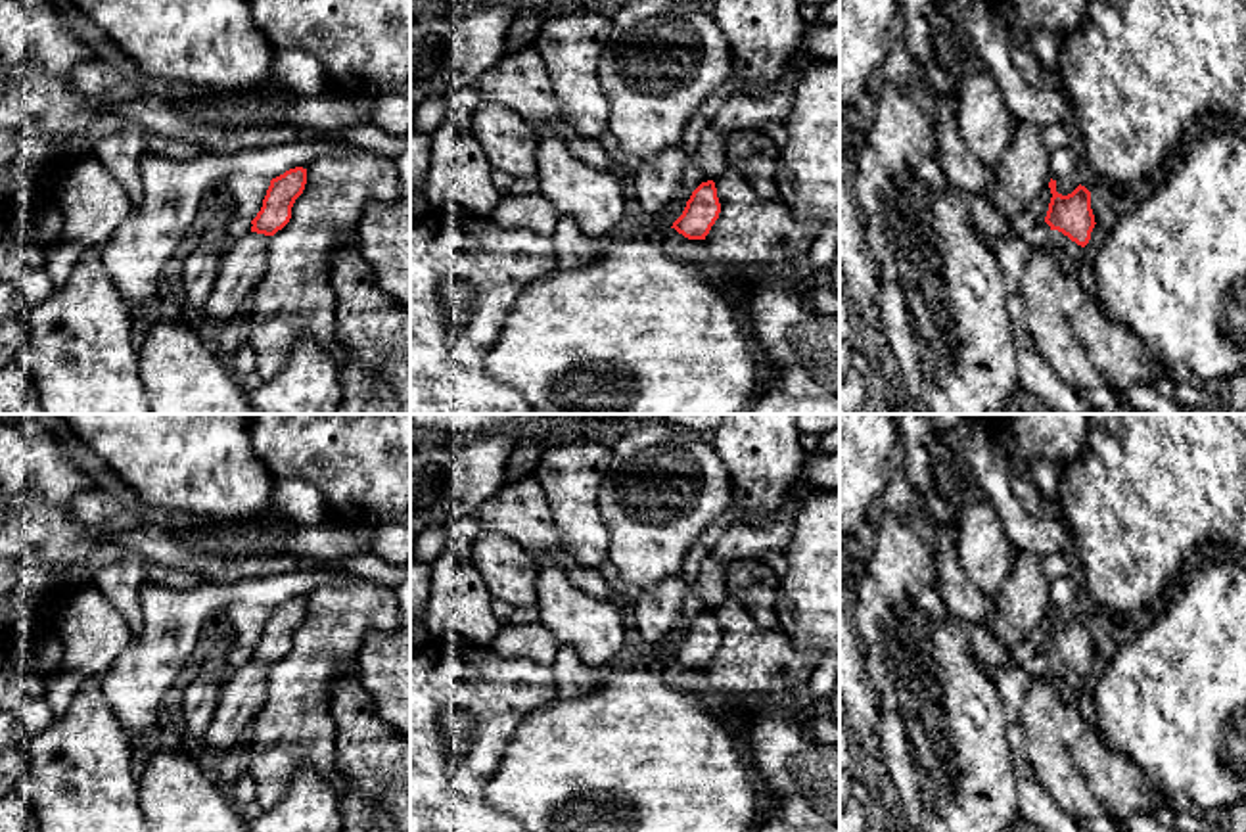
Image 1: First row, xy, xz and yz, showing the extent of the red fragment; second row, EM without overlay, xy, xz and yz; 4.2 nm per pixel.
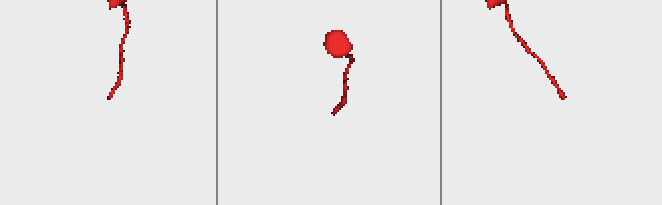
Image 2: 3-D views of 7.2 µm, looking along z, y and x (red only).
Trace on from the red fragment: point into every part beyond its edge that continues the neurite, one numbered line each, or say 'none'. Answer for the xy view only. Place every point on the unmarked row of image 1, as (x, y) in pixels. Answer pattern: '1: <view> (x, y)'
1: xy (244, 693)

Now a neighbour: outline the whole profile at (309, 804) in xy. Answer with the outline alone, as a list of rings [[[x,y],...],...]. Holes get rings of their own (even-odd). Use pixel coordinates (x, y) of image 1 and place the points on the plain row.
[[[301,765],[280,801],[263,809],[251,832],[341,832],[339,797],[312,767]]]

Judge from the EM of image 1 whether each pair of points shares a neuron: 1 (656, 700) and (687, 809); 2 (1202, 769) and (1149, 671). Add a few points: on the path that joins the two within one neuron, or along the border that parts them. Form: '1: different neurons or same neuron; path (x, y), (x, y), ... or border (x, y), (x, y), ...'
1: same neuron; path (656, 727), (656, 779), (660, 783)
2: same neuron; path (1202, 744), (1202, 725), (1174, 696)

